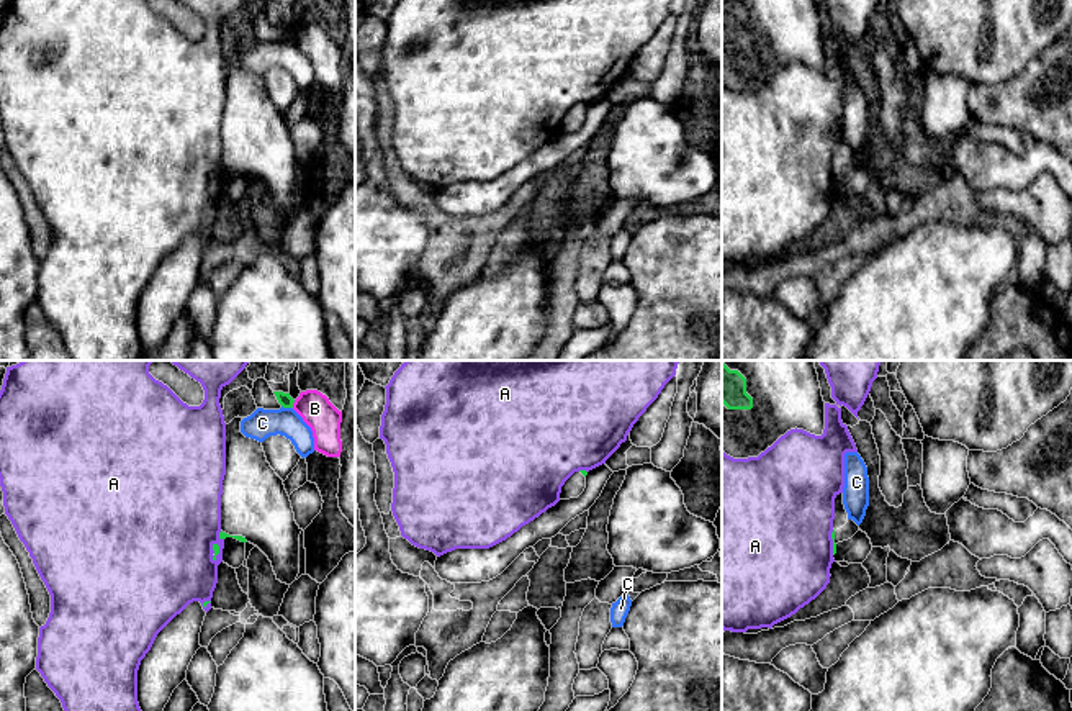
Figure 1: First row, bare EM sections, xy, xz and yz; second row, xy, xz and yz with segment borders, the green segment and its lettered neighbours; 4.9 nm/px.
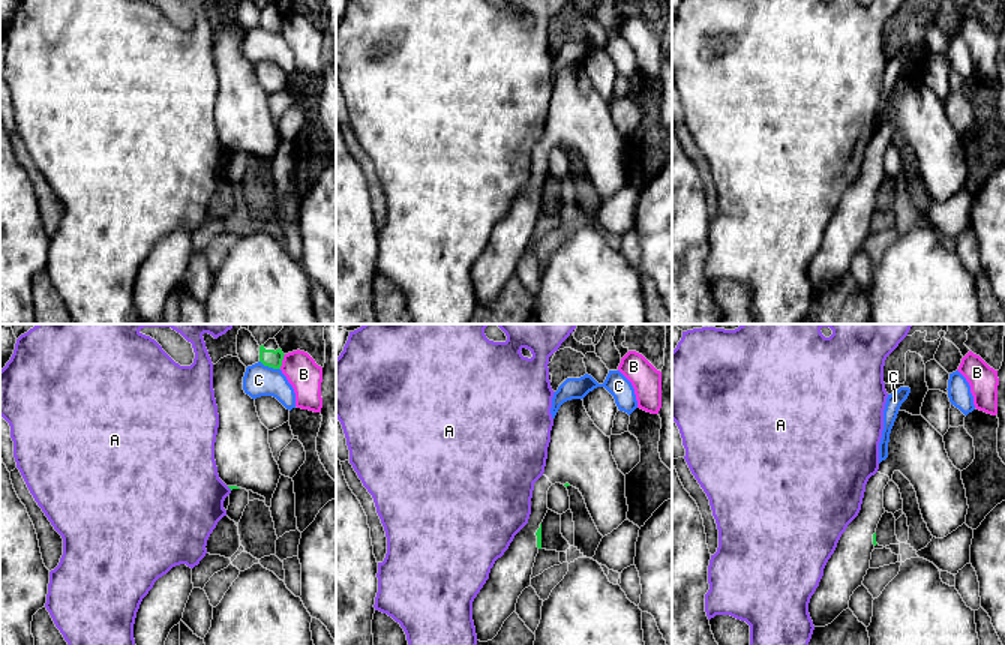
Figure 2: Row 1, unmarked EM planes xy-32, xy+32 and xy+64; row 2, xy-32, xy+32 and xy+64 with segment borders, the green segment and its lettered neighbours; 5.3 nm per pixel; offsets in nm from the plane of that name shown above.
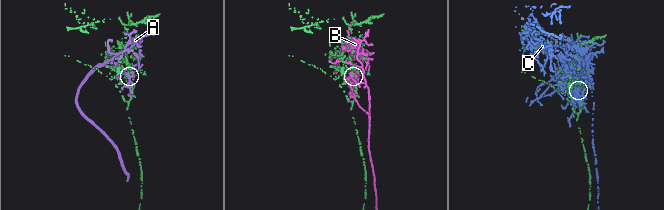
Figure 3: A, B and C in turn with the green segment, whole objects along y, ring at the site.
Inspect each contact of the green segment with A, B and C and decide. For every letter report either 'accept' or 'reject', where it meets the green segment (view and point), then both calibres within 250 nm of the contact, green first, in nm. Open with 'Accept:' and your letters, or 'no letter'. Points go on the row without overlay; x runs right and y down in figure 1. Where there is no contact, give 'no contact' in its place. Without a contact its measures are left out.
Accept: no letter
A: reject; contact xy (218, 185); calibres 30 and 440 nm
B: reject; contact xy (293, 35); calibres 70 and 160 nm
C: reject; contact xy (287, 40); calibres 70 and 140 nm

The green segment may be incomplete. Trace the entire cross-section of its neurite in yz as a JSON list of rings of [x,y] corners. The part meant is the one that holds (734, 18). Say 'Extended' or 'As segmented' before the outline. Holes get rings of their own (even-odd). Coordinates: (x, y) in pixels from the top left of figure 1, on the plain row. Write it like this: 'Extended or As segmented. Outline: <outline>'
Extended. Outline: [[[722,0],[722,85],[758,90],[790,62],[822,69],[825,34],[815,0]]]

